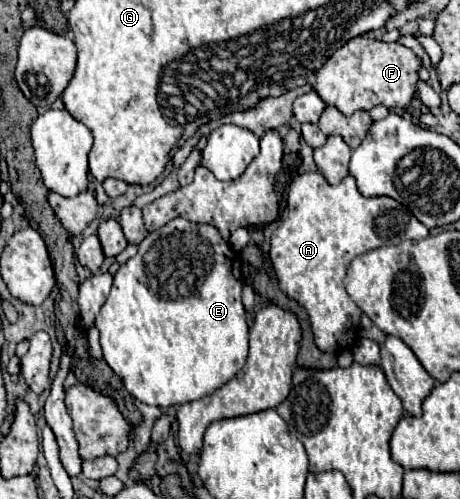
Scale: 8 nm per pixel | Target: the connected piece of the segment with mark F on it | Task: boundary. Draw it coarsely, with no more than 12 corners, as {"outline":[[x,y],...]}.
{"outline":[[354,37],[314,71],[344,115],[414,97],[420,57]]}

